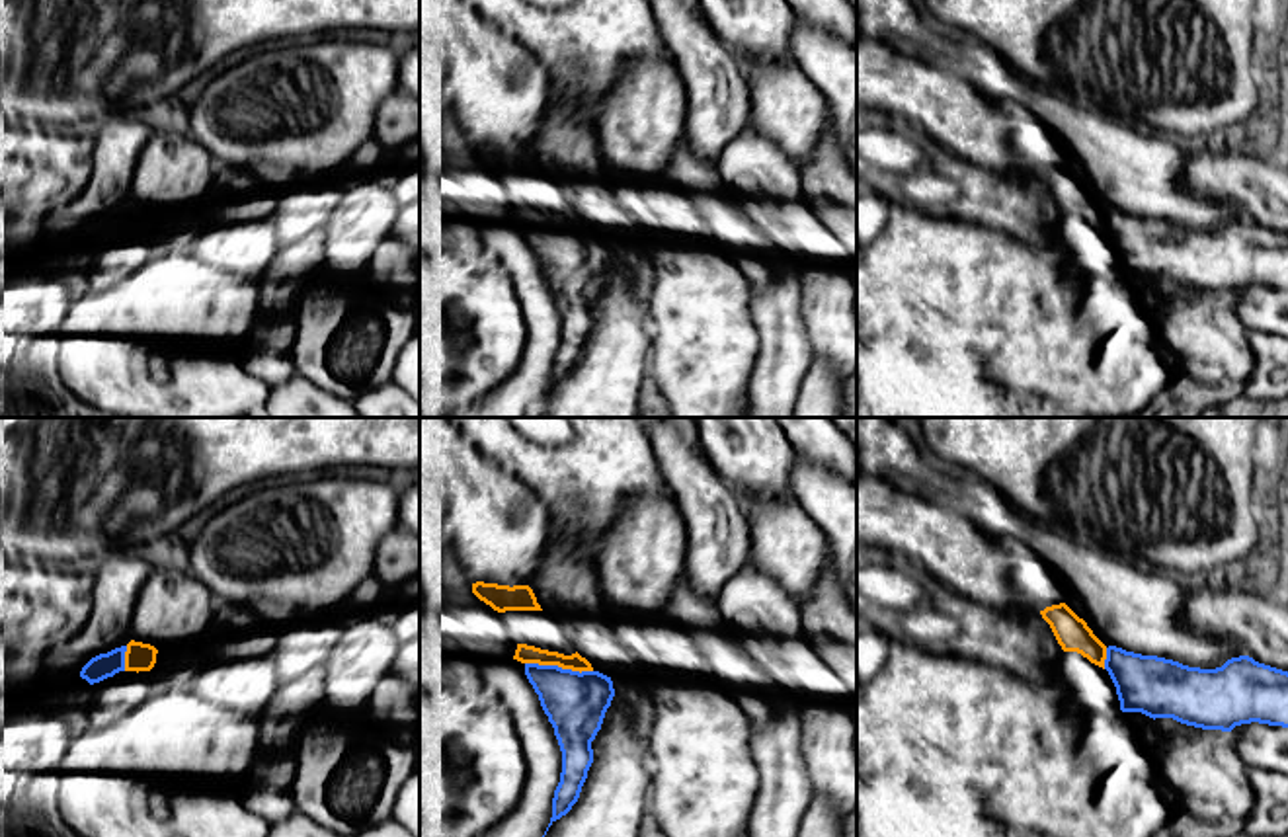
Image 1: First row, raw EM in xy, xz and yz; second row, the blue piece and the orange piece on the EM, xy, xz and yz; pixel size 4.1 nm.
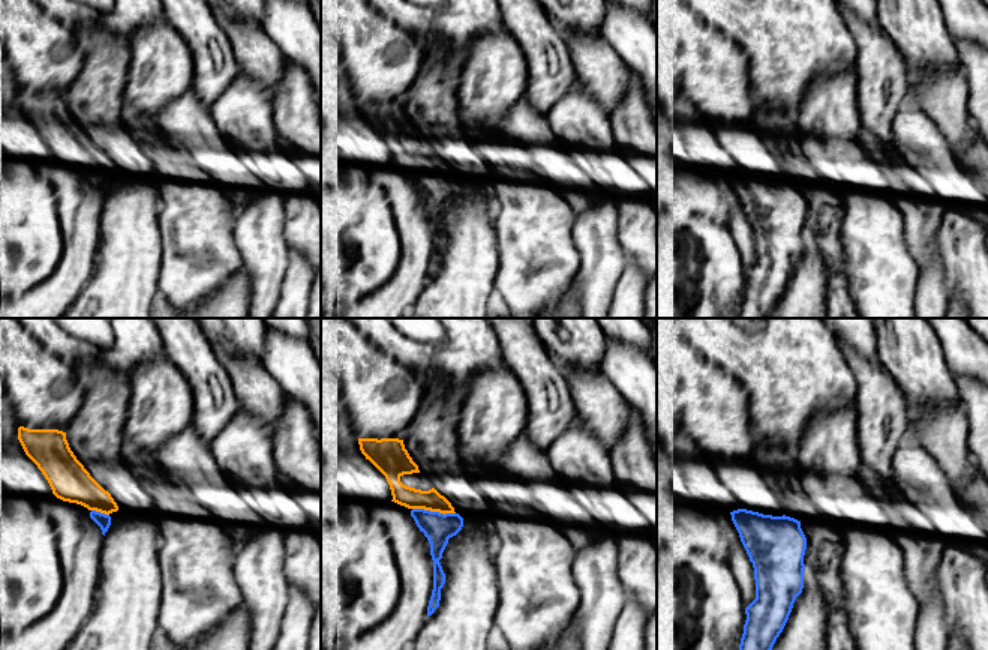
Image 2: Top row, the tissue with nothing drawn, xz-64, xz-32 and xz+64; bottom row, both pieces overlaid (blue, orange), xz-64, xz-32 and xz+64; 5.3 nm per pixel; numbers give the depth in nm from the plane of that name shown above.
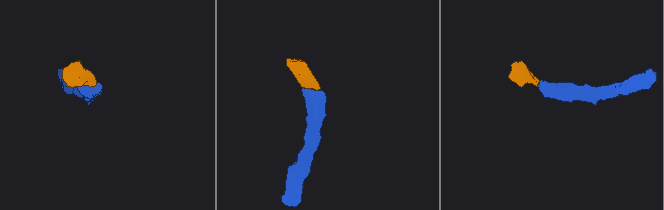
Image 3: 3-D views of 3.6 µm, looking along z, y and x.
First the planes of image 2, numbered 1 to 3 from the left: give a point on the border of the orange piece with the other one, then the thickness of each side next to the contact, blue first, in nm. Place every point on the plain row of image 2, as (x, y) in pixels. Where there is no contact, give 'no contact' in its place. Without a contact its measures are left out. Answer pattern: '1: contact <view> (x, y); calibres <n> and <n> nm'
1: contact xz-64 (101, 177); calibres 80 and 220 nm
2: contact xz-32 (434, 176); calibres 160 and 110 nm
3: no contact

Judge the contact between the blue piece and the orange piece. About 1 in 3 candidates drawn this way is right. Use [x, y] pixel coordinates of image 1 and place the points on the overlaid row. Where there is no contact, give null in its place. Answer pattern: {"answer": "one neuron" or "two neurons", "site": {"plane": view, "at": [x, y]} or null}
{"answer": "one neuron", "site": {"plane": "xz", "at": [557, 666]}}

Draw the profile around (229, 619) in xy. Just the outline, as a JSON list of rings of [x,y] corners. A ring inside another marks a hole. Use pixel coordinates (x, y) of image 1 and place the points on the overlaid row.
[[[217,601],[211,634],[203,640],[205,656],[215,659],[244,659],[269,656],[273,628],[248,607]]]

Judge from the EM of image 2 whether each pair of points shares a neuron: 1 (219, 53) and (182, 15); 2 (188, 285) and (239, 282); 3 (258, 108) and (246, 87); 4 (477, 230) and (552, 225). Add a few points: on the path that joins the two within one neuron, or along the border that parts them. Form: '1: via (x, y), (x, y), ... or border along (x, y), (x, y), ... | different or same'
1: via (210, 44), (191, 24) | same
2: border along (242, 264), (198, 302) | different
3: via (254, 104), (246, 96), (246, 92) | same
4: border along (494, 227), (499, 263) | different

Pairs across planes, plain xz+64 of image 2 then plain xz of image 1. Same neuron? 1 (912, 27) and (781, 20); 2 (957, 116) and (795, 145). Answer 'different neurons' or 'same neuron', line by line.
1: same neuron
2: same neuron

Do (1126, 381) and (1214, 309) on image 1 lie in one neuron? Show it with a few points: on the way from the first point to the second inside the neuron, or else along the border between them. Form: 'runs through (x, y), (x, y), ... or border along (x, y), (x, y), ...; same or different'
border along (1164, 344), (1183, 363); different

